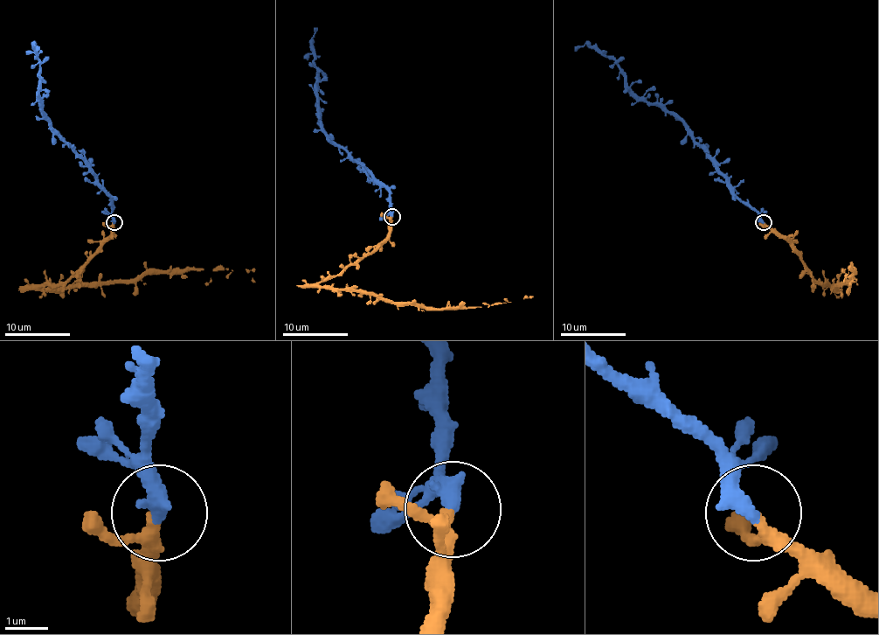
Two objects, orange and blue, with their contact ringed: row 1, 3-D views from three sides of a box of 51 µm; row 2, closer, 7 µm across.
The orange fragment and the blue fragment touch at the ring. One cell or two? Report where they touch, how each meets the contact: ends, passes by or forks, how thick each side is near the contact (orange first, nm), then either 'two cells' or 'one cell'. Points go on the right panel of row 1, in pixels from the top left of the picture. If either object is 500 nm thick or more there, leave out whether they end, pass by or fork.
at (763, 222); orange passes by; blue ends there; 240 nm thick on the orange side, 440 nm on the other; one cell

